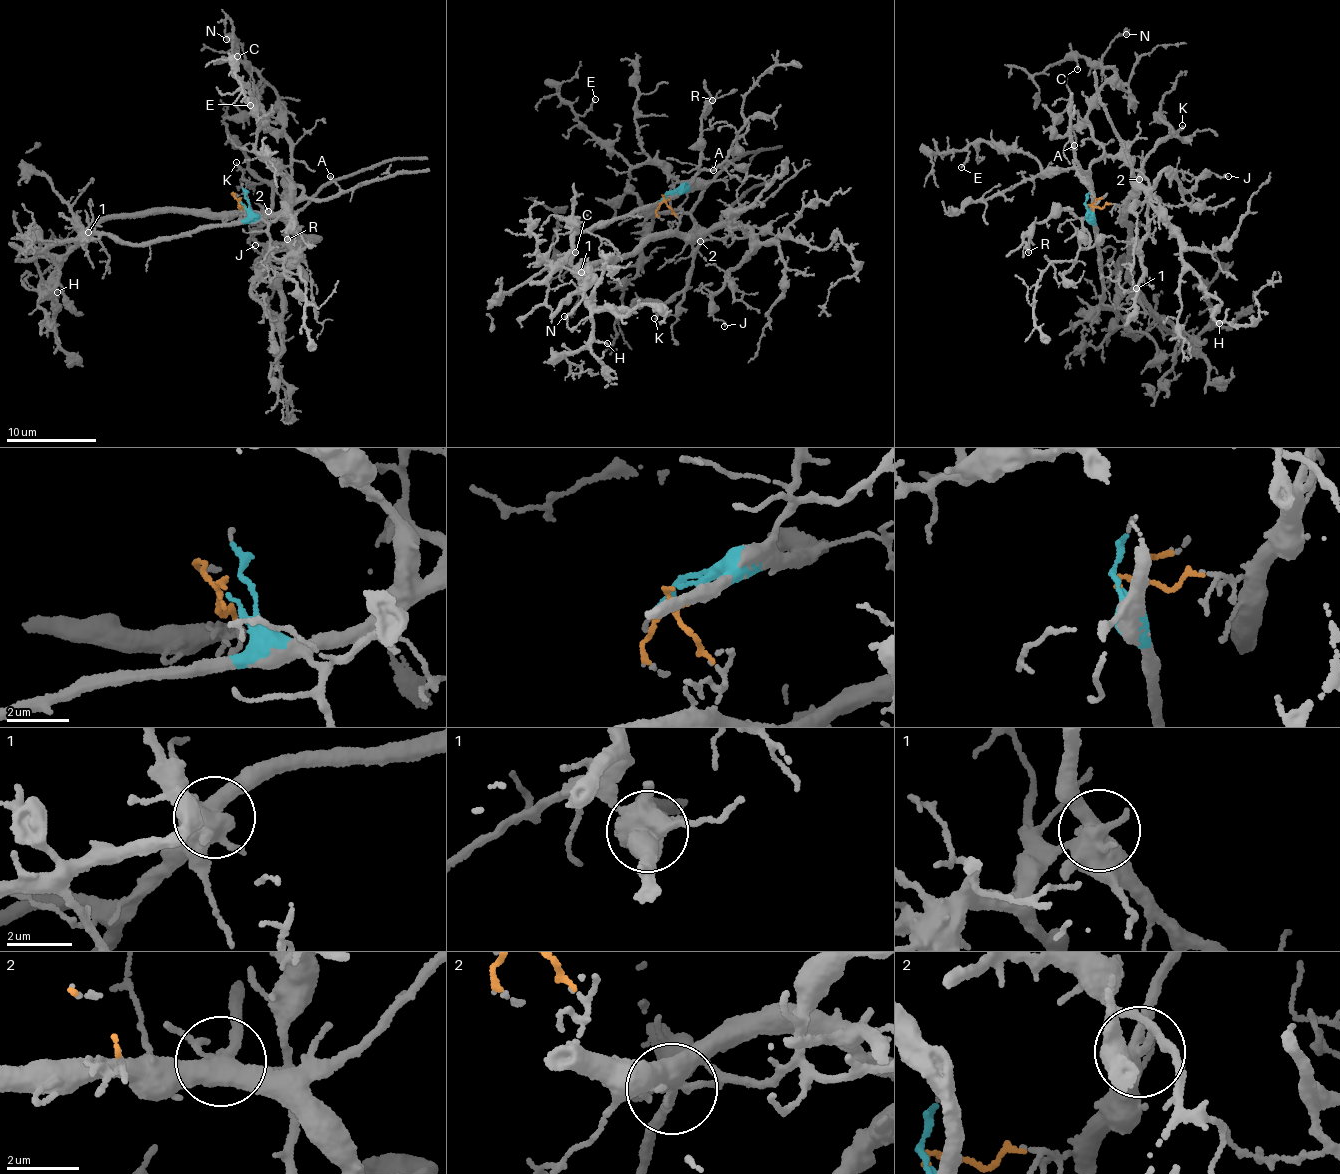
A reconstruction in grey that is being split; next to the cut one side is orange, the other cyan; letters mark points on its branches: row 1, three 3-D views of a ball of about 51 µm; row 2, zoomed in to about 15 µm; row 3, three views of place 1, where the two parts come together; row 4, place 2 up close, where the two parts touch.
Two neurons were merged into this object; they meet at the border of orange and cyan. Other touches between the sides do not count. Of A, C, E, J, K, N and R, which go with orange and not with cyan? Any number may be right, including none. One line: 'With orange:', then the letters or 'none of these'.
With orange: J, K

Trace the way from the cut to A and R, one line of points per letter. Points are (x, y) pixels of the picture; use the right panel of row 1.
A: (1088, 208), (1091, 211), (1094, 202), (1087, 175), (1075, 160), (1074, 145)
R: (1088, 208), (1090, 212), (1081, 218), (1059, 209), (1034, 225), (1027, 252)

